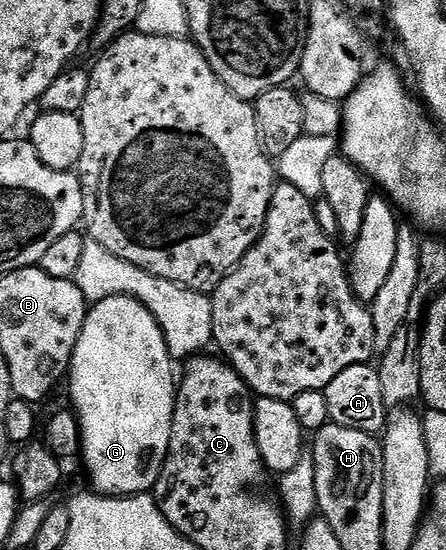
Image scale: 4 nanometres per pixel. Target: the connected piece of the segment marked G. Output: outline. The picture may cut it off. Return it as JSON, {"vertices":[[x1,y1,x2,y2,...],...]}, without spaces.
{"vertices":[[114,295,105,301,94,304,87,312,87,320,81,329,81,337,77,337,77,345,73,349,71,358,71,370,69,372,69,384,71,383,71,403,79,420,79,437,81,440,81,460,87,466,91,474,91,483,96,492,108,497,122,497,124,495,145,495,154,492,157,481,161,477,161,469,165,465,165,457,169,453,169,441,171,440,171,426,173,425,173,413,175,412,175,397,177,394,177,371,169,349,165,345,165,337,161,333,161,325,149,313,149,309,141,301,137,301,128,295]]}

